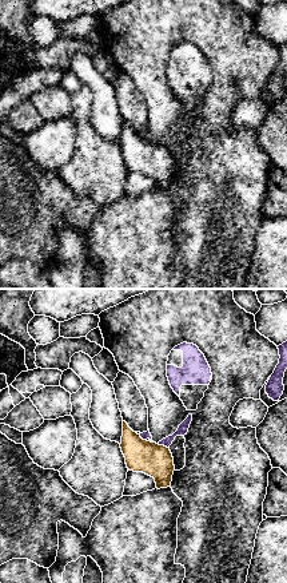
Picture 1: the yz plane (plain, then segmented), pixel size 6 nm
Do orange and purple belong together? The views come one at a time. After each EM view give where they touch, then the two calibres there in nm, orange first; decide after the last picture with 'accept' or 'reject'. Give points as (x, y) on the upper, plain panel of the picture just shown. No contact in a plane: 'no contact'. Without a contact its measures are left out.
meets orange at (163, 146); 200 nm thick on the orange side, 60 nm on the other

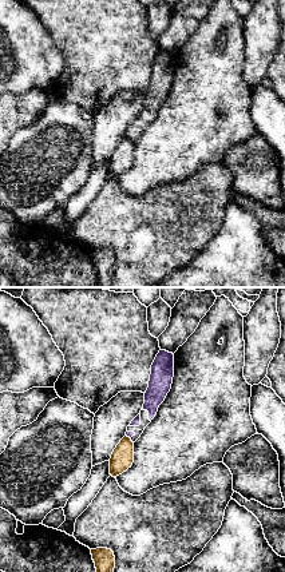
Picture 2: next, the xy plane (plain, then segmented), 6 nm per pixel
meets orange at (129, 138); 140 nm thick on the orange side, 40 nm on the other

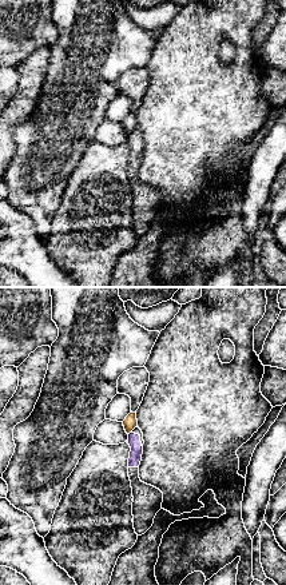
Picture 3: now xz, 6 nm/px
meets orange at (130, 132); 80 nm thick on the orange side, 80 nm on the other

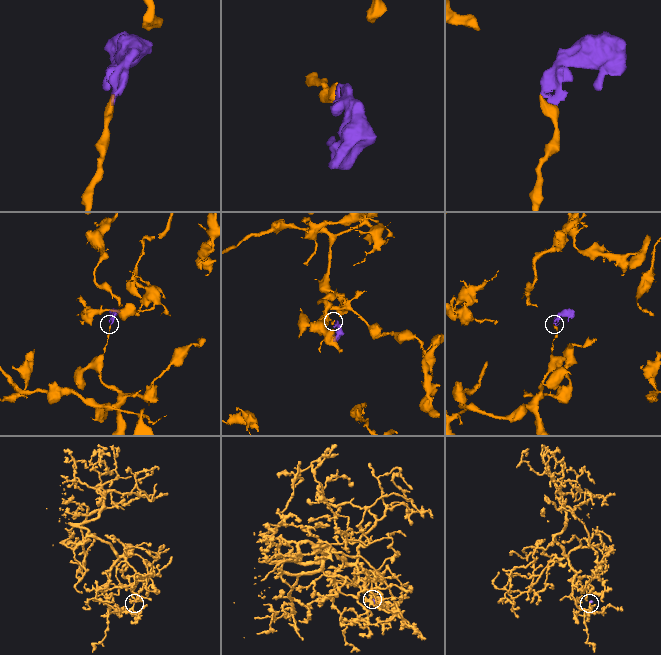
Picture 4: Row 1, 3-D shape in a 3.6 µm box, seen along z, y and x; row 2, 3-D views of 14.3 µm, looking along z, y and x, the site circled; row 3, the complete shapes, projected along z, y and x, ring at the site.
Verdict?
reject

